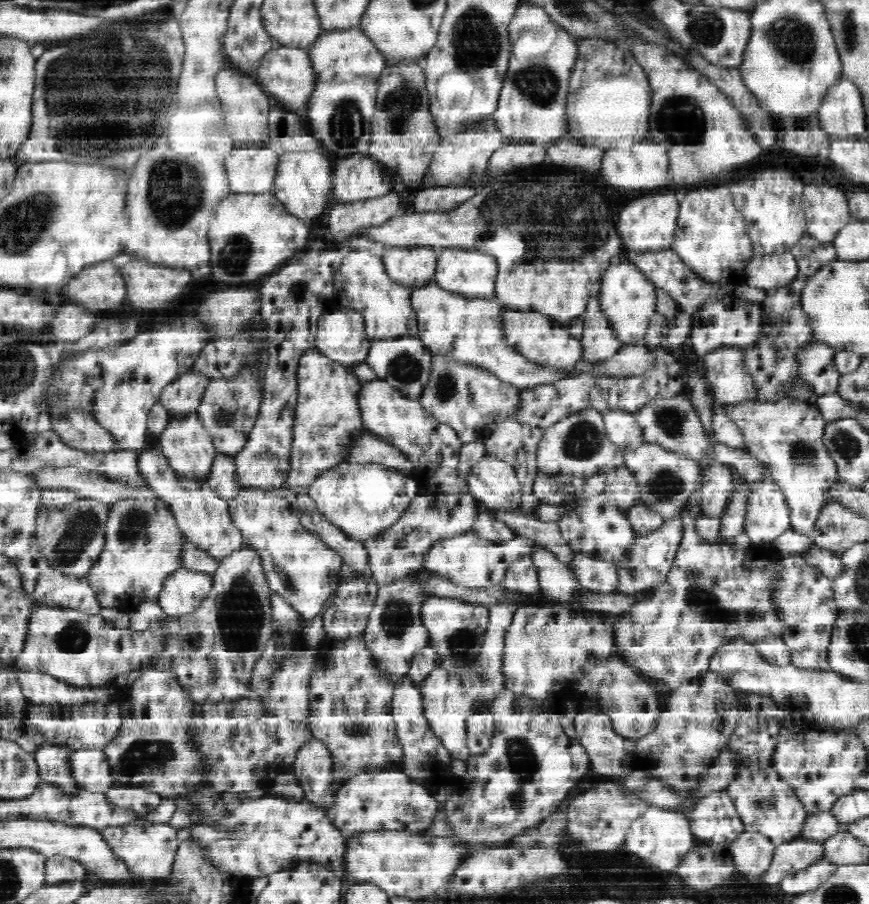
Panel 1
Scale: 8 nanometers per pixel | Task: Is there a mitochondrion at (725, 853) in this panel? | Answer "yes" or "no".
no

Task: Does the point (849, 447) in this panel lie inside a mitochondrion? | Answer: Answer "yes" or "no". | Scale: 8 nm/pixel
yes

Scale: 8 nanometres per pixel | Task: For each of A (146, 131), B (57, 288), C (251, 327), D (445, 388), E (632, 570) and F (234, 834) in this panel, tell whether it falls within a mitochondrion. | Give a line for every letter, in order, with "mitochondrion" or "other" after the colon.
A: other
B: other
C: other
D: mitochondrion
E: mitochondrion
F: mitochondrion

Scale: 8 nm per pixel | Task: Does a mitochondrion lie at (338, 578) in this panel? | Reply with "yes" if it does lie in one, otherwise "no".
no

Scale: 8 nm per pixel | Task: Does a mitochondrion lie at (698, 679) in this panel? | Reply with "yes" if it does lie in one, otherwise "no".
no

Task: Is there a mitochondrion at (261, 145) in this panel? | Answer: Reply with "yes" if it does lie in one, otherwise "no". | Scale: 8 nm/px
no

